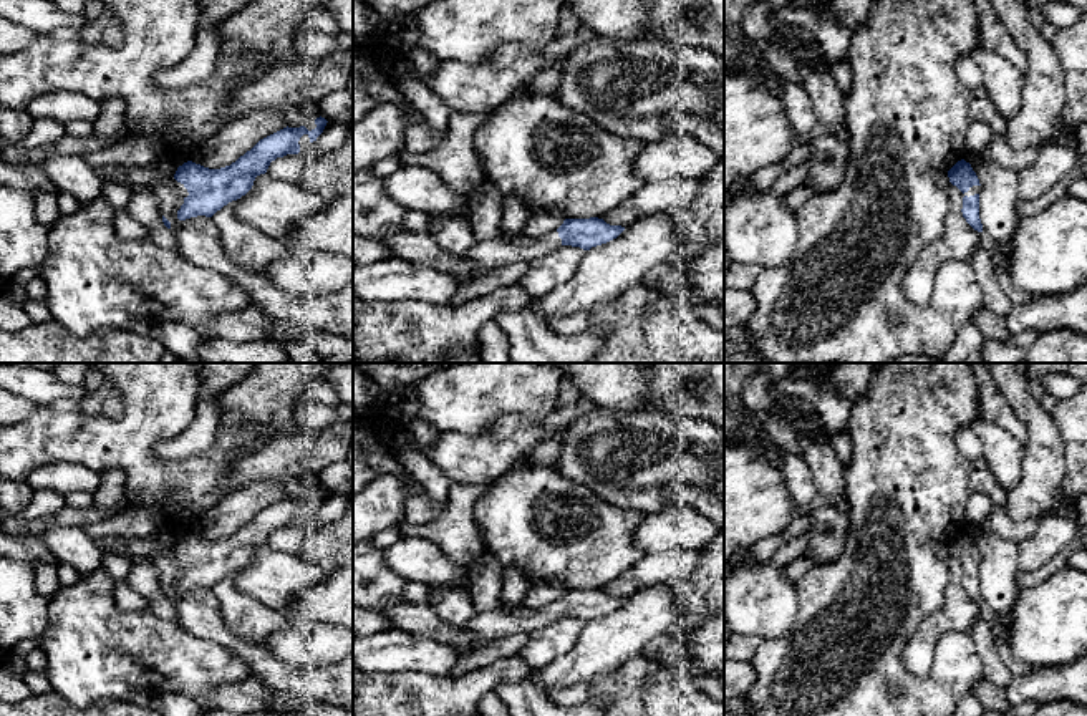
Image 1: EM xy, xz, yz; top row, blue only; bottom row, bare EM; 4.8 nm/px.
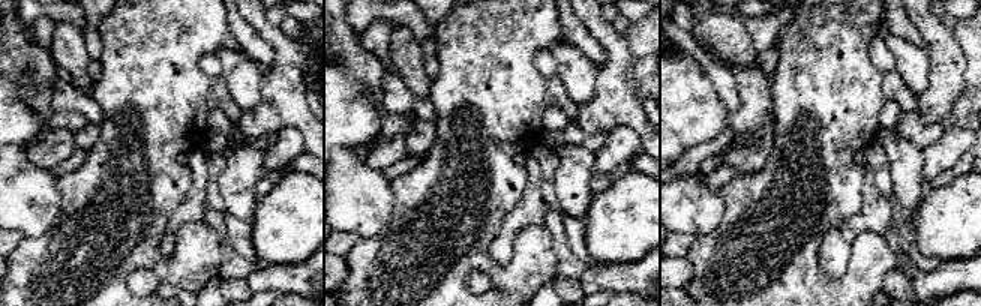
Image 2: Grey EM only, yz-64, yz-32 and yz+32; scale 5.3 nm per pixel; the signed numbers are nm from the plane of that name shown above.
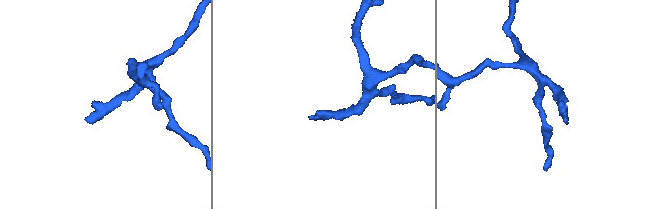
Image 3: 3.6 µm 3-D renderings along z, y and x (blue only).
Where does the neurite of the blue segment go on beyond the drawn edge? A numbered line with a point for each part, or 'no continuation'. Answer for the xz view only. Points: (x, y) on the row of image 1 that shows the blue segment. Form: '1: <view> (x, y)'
1: xz (502, 251)

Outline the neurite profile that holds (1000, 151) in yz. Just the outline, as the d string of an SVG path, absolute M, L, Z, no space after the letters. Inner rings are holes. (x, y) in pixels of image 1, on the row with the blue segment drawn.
M1004 133L1004 134L993 136L989 146L986 149L983 149L981 152L966 151L963 154L963 159L969 164L976 157L981 157L983 161L996 162L996 164L1007 167L1011 171L1016 171L1019 174L1036 161L1037 149L1036 148L1026 148L1026 149L1012 148Z

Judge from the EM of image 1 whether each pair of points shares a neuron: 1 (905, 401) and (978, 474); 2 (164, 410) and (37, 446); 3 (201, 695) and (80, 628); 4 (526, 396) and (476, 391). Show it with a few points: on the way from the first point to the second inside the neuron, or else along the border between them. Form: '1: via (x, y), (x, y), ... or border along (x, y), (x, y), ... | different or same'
1: border along (971, 463), (970, 491) | different
2: via (133, 435), (68, 436) | same
3: via (171, 665), (163, 657), (110, 653) | same
4: via (514, 391), (487, 391) | same

